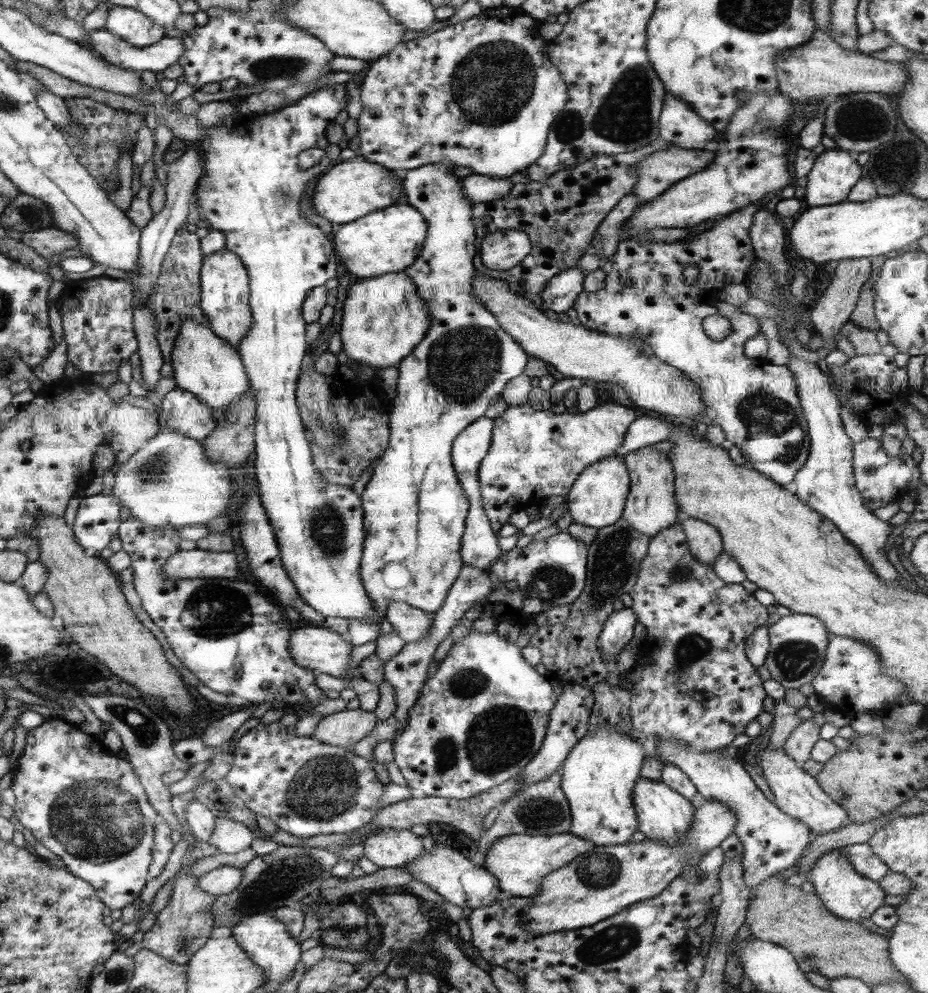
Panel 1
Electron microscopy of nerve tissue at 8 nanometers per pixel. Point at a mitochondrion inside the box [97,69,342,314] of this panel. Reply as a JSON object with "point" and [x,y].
{"point":[280,195]}

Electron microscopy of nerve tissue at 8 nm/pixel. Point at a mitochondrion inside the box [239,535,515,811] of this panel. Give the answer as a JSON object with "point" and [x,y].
{"point":[469,682]}

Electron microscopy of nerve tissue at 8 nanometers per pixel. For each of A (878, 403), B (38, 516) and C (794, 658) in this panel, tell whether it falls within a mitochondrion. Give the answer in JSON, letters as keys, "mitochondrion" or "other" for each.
{"A":"other","B":"other","C":"mitochondrion"}

